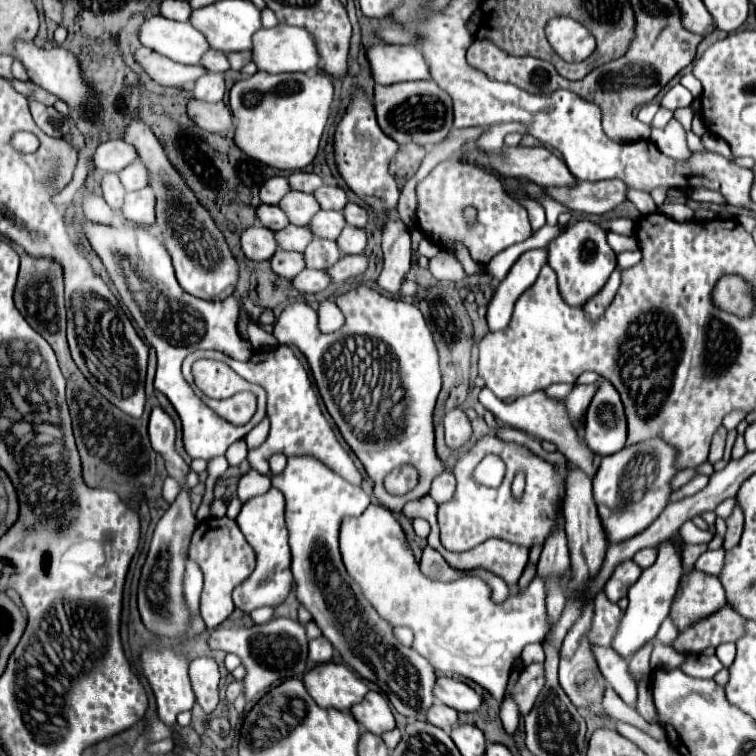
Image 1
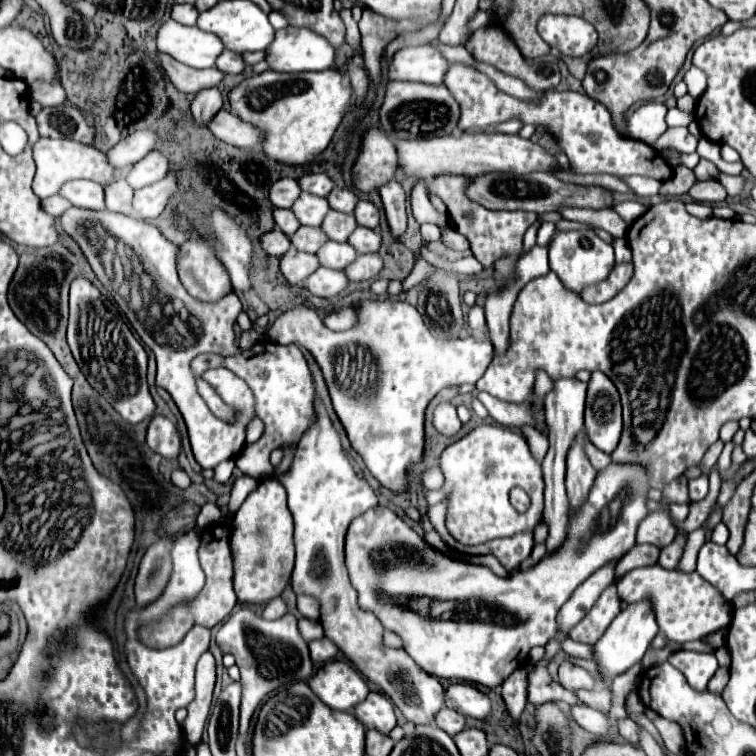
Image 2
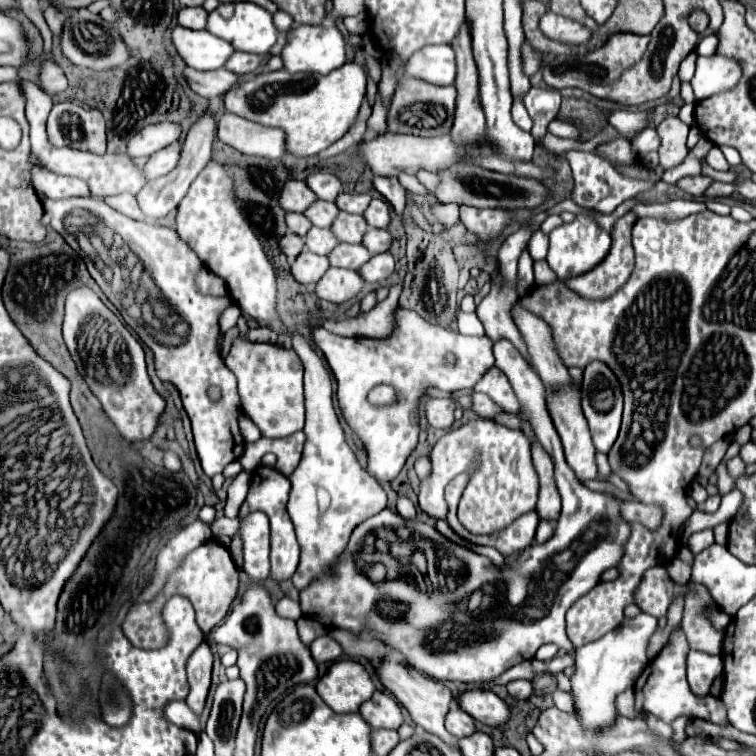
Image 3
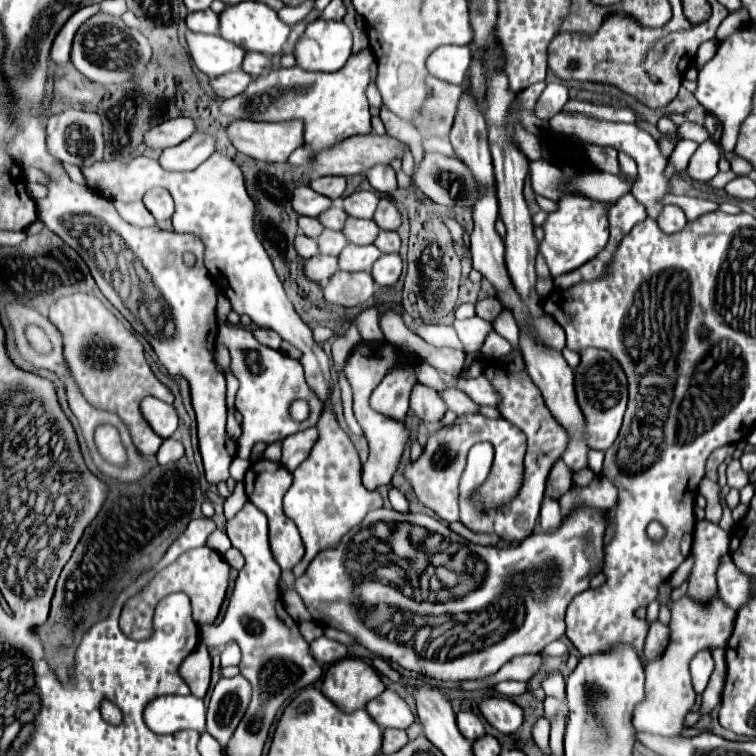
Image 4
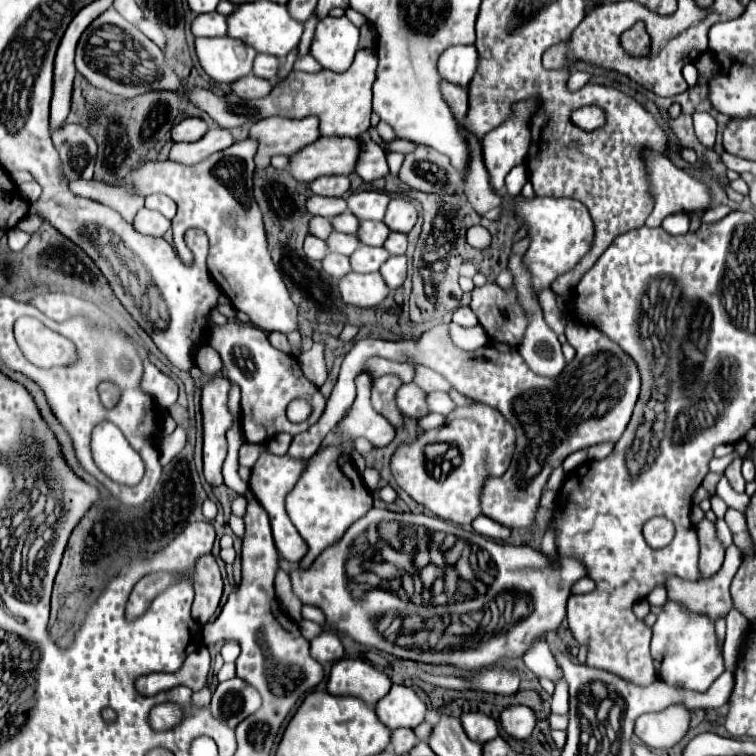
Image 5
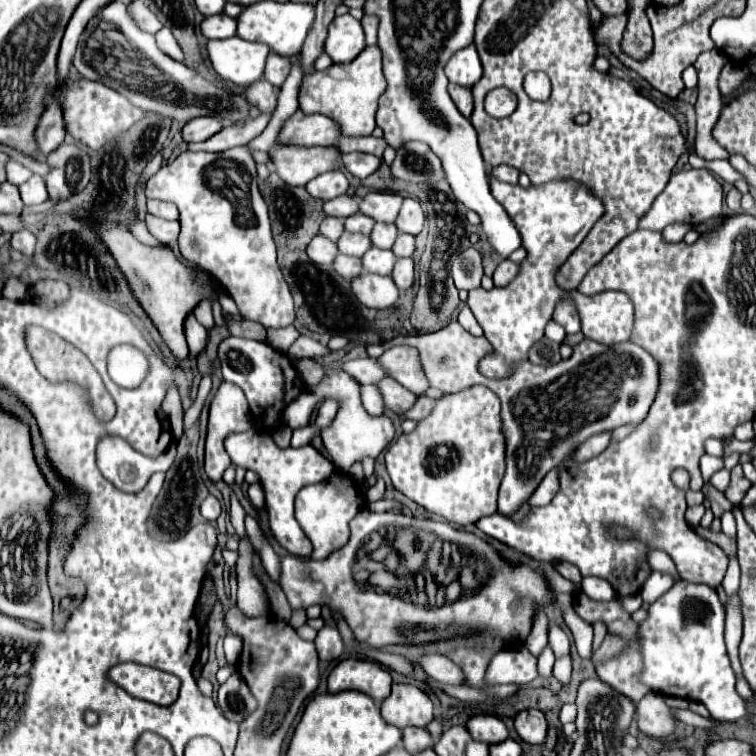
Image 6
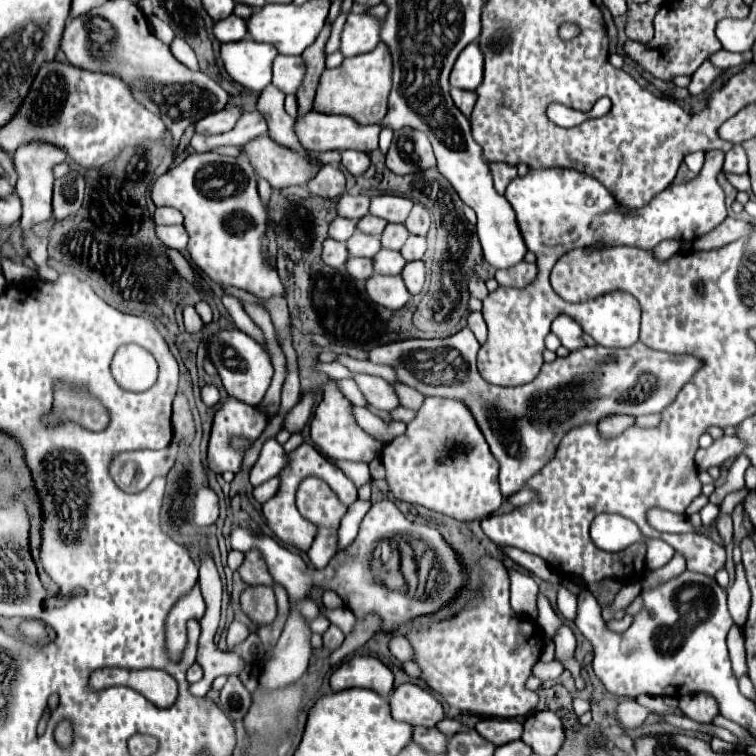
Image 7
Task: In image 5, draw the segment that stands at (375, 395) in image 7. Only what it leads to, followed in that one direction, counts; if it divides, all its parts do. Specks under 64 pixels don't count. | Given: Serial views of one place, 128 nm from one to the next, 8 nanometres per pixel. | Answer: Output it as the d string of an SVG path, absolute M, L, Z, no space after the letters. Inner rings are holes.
M414 382L402 384L402 388L396 394L396 404L402 410L402 414L410 416L410 418L422 418L428 414L426 392L422 388L418 388Z

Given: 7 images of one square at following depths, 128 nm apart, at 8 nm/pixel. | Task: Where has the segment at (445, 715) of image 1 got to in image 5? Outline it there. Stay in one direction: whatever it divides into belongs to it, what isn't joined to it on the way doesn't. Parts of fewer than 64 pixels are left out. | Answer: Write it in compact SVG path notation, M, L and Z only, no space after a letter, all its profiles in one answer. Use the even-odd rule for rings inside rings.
M482 712L462 714L460 720L462 720L462 726L464 726L468 738L478 742L478 744L484 744L484 742L498 736L498 724L490 716L486 716Z

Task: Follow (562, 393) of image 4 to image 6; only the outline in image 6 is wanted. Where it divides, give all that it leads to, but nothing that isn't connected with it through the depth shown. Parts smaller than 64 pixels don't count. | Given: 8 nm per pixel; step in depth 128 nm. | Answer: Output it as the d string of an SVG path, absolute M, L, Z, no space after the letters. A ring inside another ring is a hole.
M542 336L528 352L528 358L532 364L540 364L540 366L550 366L550 364L556 364L560 362L560 352L558 352L560 344L548 340L546 336Z

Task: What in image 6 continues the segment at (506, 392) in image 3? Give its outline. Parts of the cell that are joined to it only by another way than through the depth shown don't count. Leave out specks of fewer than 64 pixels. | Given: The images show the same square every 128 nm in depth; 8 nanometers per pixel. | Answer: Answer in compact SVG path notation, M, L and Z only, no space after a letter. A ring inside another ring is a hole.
M394 346L386 354L380 356L380 364L388 370L388 374L406 386L416 396L422 396L428 390L428 380L422 370L418 350L412 346Z

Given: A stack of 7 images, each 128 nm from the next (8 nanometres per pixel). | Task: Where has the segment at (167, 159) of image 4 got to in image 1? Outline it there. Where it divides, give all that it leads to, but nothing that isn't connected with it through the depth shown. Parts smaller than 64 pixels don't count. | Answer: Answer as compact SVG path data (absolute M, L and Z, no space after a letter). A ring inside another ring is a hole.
M134 160L132 164L128 164L124 170L118 172L118 178L122 182L122 186L132 192L132 190L140 190L144 186L148 186L148 176L146 176L146 168L140 164L140 160Z

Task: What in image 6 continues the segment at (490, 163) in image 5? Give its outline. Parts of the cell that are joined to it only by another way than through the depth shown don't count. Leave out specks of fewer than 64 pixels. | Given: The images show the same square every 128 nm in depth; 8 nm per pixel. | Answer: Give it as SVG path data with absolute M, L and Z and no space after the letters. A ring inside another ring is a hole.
M492 170L488 172L488 180L490 180L490 192L492 192L492 196L496 200L500 200L500 204L504 206L504 210L512 218L514 226L518 228L518 232L522 236L522 246L528 252L526 258L520 262L518 276L508 286L504 286L504 288L496 288L494 286L492 290L484 290L484 288L470 290L470 296L468 296L468 302L466 302L470 306L470 310L472 310L472 314L476 316L478 324L482 326L484 336L494 346L494 354L486 356L480 362L480 370L484 370L484 374L488 378L504 378L512 370L512 364L516 364L520 360L528 360L530 346L536 340L540 340L540 336L544 336L544 326L552 318L556 302L562 296L566 296L564 290L556 288L554 274L568 260L568 256L582 244L582 240L586 238L586 234L590 232L590 228L602 216L602 204L598 200L594 200L594 196L582 184L576 184L572 180L570 182L548 182L544 186L522 188L522 186L514 186L514 184L506 184L506 182L496 180L492 176Z

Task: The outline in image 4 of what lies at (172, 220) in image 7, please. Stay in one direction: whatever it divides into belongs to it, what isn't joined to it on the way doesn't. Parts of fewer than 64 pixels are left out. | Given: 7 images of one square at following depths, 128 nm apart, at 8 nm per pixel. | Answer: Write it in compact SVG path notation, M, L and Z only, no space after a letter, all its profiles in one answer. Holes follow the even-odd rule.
M152 188L152 190L148 190L144 194L144 206L150 210L150 214L158 222L168 220L174 214L174 200L172 200L172 196L168 194L166 188Z

